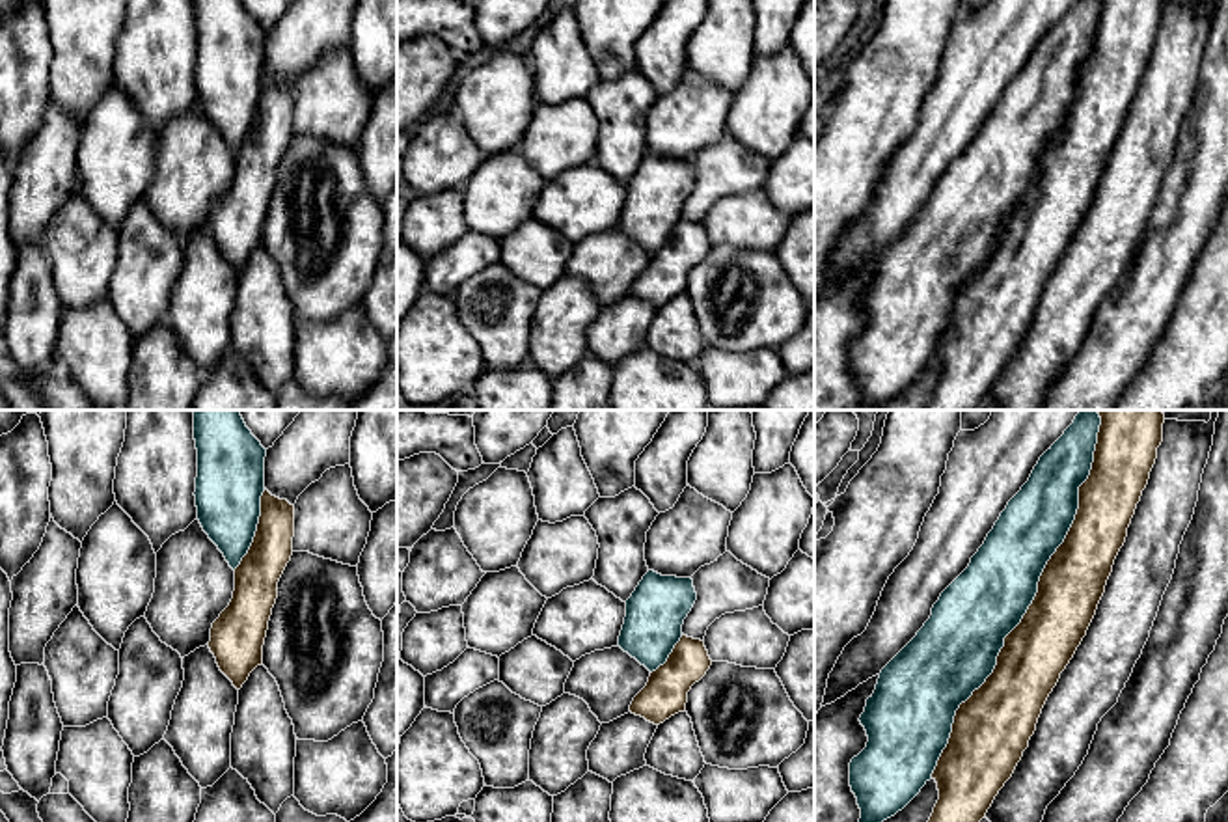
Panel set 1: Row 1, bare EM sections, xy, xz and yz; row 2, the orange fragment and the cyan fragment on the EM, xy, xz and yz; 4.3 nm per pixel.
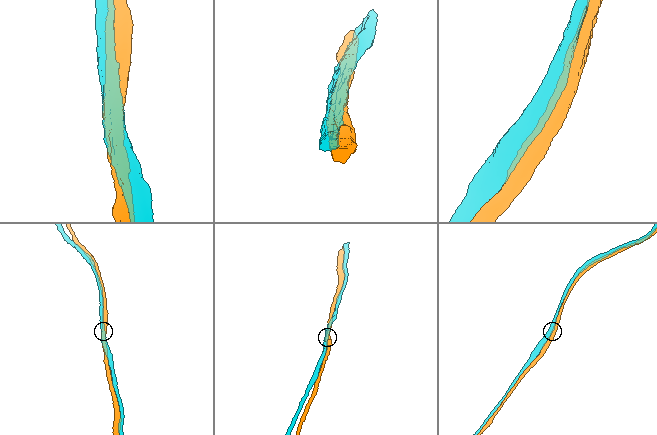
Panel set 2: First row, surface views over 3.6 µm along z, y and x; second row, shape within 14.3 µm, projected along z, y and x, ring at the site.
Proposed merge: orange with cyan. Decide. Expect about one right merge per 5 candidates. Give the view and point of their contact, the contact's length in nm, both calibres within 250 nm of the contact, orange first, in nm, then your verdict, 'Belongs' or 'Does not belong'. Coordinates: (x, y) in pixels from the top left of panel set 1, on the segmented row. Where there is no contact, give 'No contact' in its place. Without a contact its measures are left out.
Touches orange at yz (1036, 595). Shared border 1750 nm. Thickness 280 nm (orange) against 320 nm. Does not belong

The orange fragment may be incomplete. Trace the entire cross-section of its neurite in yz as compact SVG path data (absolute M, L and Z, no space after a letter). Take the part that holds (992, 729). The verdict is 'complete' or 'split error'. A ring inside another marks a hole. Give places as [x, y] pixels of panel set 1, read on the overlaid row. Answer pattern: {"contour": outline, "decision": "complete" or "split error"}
{"contour": "M1098 410L1098 414L1101 425L1094 462L1088 479L1079 486L1075 520L1047 561L1038 593L1021 623L1004 637L993 673L956 710L948 744L932 774L939 800L928 822L980 822L986 816L1029 747L1042 708L1086 636L1105 593L1155 464L1165 414L1163 410Z", "decision": "complete"}

